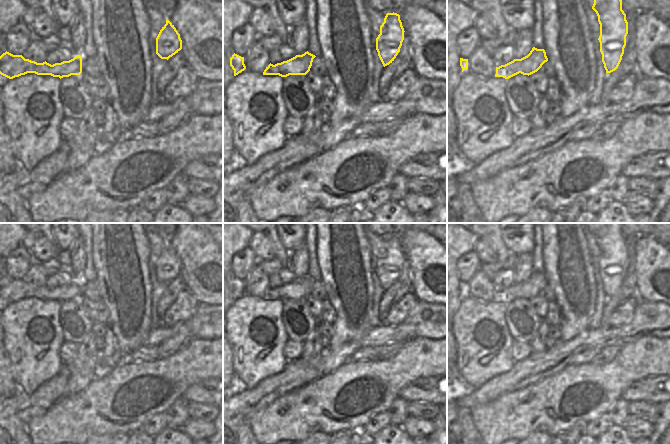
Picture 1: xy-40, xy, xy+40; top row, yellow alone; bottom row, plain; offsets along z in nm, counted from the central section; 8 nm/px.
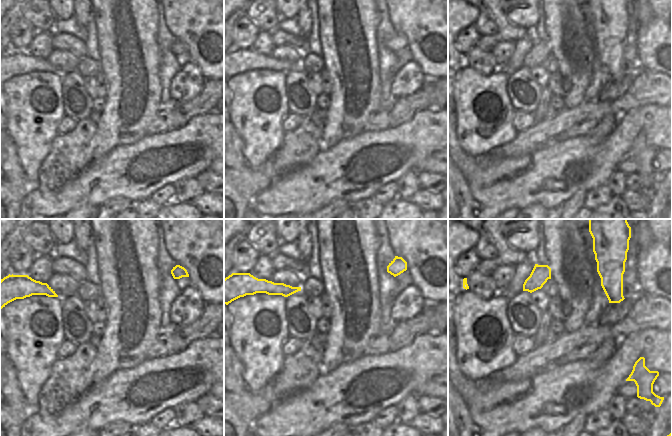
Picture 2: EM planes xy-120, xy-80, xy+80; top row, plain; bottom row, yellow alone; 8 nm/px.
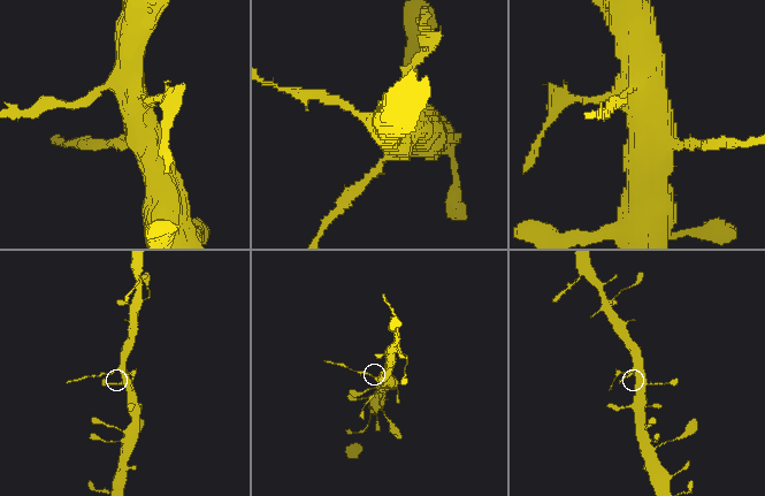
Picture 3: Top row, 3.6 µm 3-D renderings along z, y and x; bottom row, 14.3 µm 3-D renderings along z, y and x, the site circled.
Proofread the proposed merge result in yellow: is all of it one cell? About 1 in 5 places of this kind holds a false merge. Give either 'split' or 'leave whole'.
split

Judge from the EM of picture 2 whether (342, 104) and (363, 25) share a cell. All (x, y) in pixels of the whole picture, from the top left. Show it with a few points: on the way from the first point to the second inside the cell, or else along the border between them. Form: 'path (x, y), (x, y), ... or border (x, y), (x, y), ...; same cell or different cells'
path (349, 84), (351, 82), (351, 45); same cell

